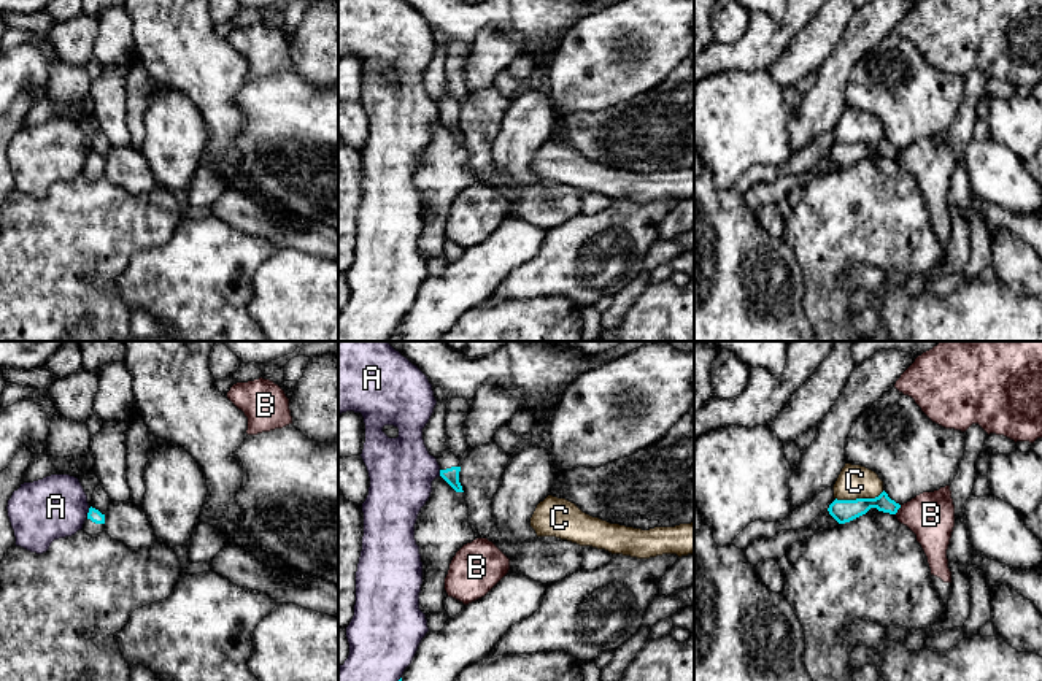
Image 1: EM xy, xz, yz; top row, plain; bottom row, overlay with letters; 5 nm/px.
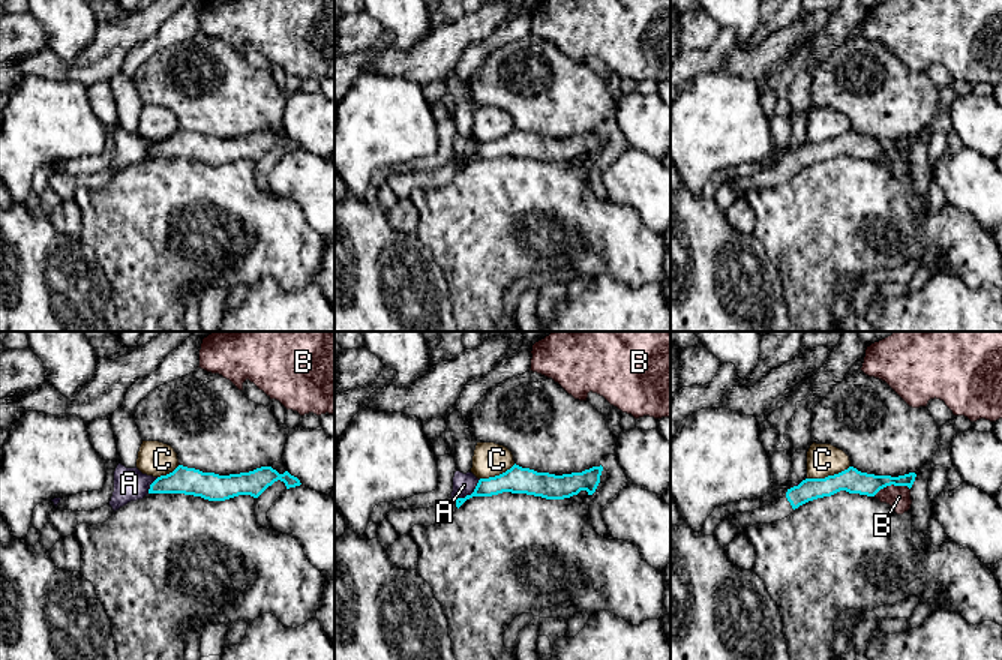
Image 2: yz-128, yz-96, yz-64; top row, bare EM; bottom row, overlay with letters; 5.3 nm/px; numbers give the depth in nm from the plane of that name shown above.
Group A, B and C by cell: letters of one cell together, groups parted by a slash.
A / B / C

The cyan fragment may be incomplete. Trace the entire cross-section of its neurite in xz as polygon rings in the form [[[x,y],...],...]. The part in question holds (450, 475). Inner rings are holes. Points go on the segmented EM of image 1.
[[[446,448],[442,456],[437,459],[440,465],[440,476],[456,491],[464,492],[459,483],[461,459],[457,459],[450,448]]]

